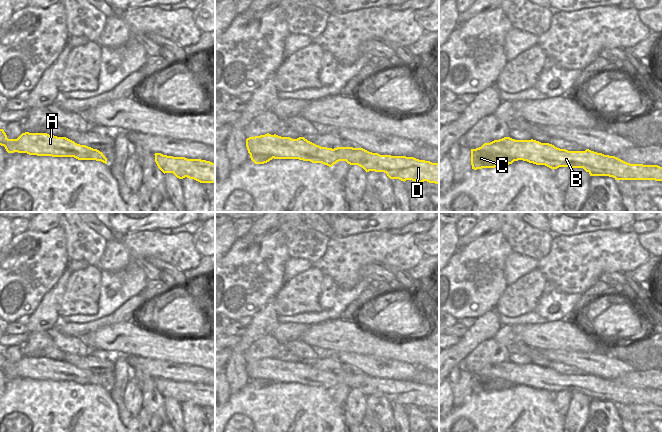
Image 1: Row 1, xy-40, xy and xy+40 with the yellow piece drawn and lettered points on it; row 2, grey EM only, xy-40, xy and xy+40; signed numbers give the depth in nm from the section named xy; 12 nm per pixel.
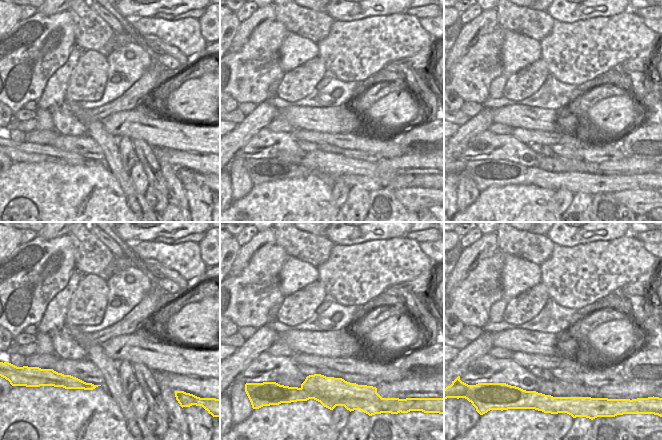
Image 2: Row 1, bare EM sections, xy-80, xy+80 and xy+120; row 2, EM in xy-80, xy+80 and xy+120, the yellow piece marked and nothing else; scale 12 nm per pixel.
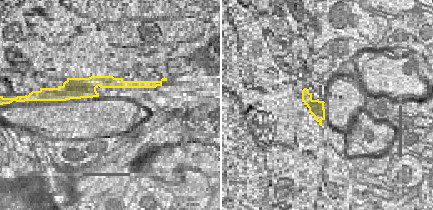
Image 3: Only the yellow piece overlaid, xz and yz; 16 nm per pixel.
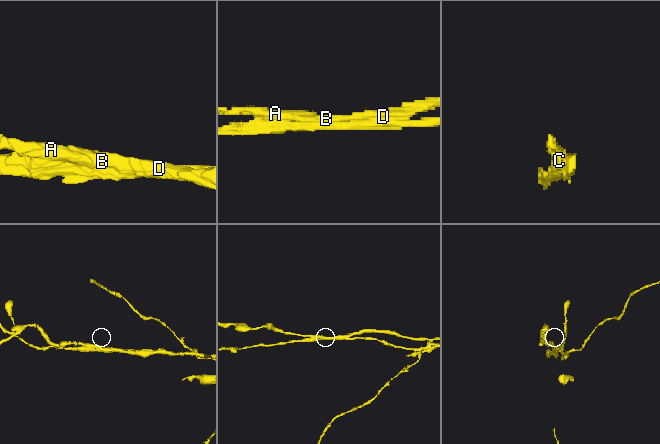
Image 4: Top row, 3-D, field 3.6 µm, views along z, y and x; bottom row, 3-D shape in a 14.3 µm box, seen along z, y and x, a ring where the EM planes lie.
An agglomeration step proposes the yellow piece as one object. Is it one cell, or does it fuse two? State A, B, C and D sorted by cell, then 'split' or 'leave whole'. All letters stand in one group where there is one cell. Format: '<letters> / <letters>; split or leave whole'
A B D / C; split

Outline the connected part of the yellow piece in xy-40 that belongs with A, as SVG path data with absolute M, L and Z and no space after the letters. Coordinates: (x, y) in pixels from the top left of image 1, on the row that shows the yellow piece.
M0 129L0 145L8 153L27 153L37 156L74 157L78 160L96 160L107 164L107 158L97 149L80 145L66 137L47 133L22 133L17 139L8 139Z

